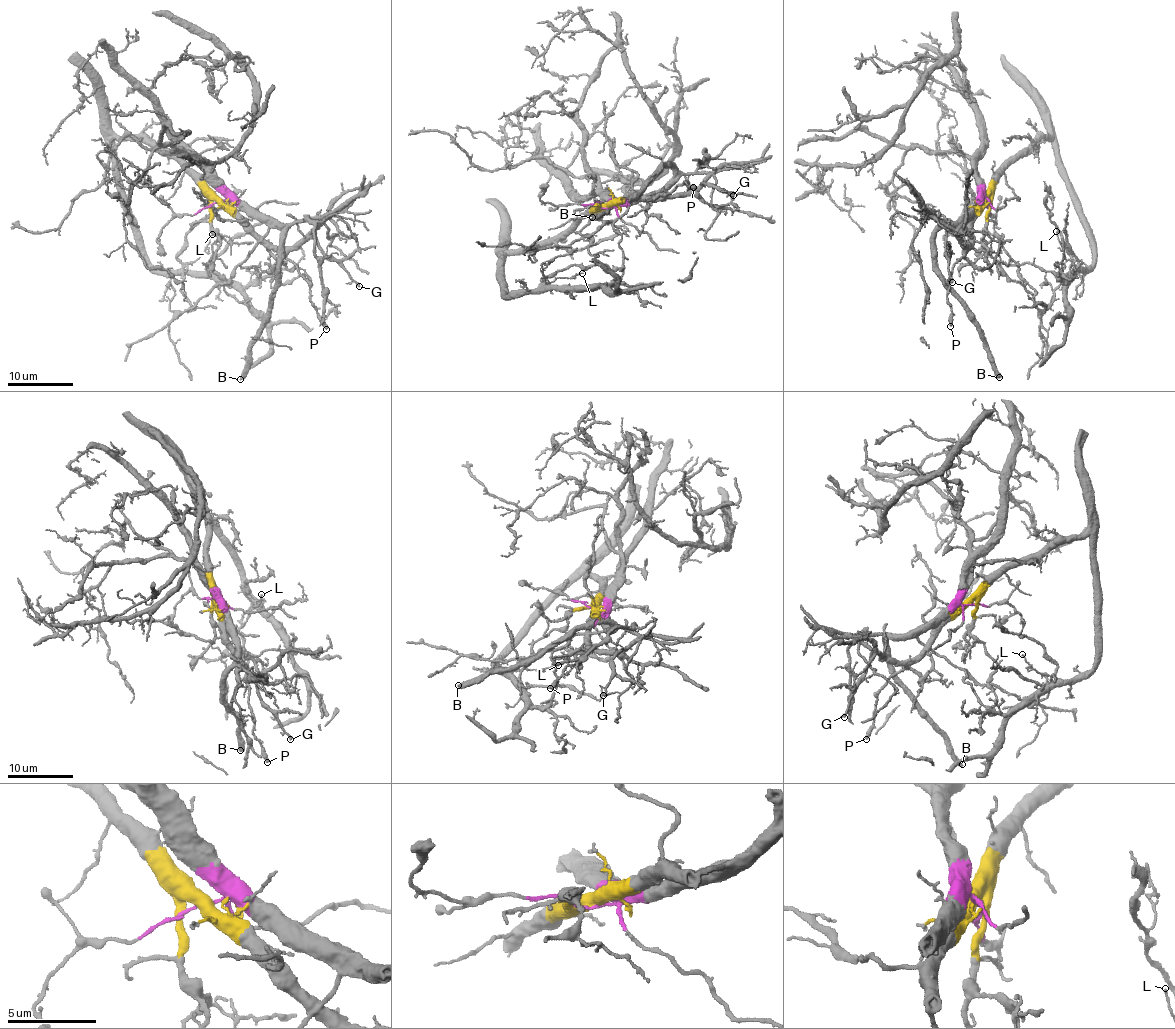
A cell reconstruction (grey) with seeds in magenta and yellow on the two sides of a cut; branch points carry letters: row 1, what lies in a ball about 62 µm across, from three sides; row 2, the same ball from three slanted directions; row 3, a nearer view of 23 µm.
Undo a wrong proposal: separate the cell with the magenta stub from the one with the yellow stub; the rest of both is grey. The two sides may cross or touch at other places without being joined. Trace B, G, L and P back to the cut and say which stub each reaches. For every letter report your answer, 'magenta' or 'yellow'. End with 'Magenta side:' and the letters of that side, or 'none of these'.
B: magenta
G: yellow
L: yellow
P: yellow
Magenta side: B

